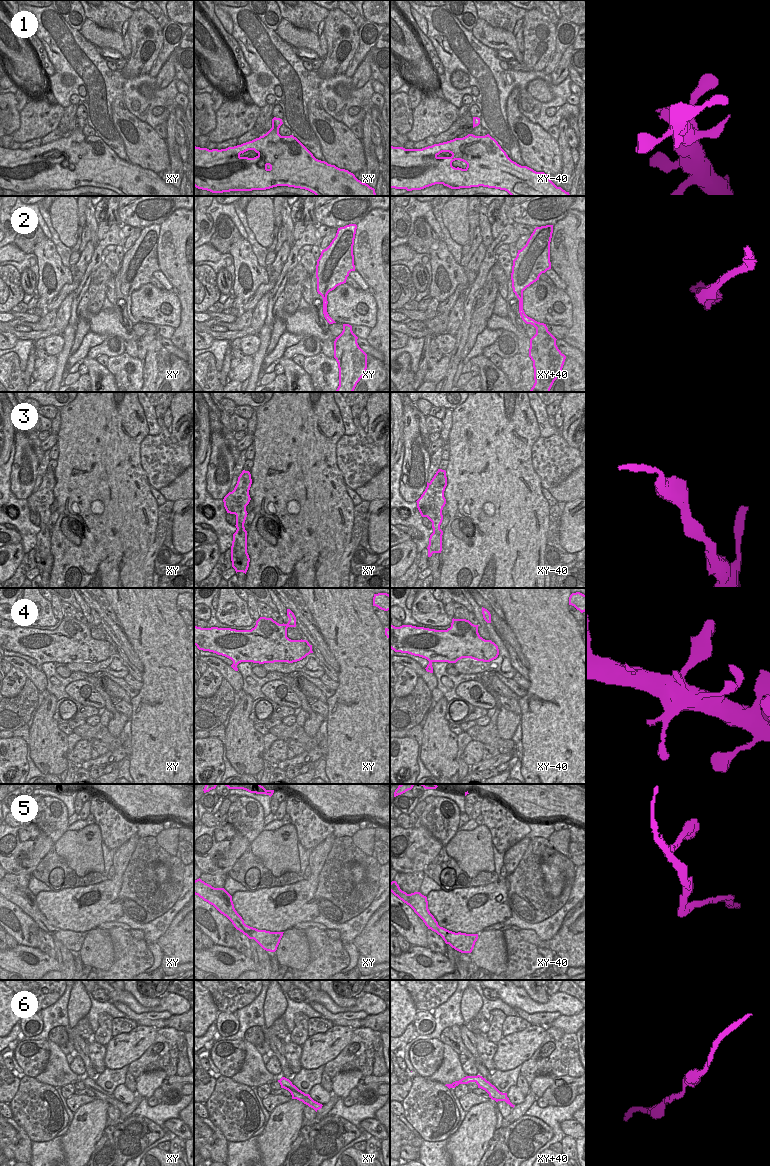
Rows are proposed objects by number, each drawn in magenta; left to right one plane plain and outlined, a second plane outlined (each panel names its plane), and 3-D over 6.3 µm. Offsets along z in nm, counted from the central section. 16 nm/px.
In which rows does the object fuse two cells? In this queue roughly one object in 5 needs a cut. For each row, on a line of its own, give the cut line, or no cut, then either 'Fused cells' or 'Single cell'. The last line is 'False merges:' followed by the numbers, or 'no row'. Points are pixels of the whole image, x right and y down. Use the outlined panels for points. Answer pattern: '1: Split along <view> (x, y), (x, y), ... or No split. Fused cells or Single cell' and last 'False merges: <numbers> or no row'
1: No split. Single cell
2: No split. Single cell
3: No split. Single cell
4: No split. Single cell
5: No split. Single cell
6: No split. Single cell
False merges: no row.

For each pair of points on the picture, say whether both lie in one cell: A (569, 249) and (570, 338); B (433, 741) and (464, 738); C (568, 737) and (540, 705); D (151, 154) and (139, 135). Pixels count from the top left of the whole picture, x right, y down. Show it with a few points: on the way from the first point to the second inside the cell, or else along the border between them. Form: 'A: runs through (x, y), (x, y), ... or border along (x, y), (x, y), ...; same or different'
A: runs through (575, 271), (575, 316); same
B: border along (456, 735), (457, 763); different
C: runs through (564, 729), (548, 713); same
D: runs through (147, 149), (140, 140); same

